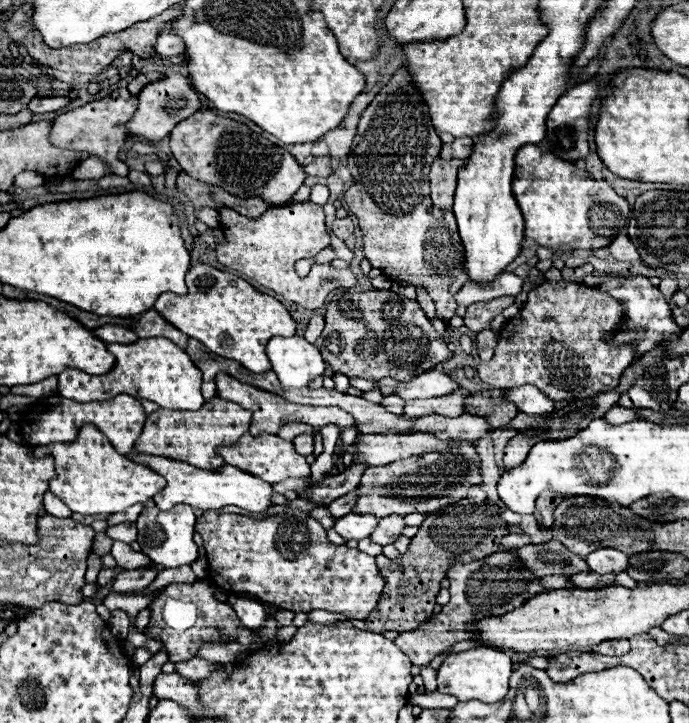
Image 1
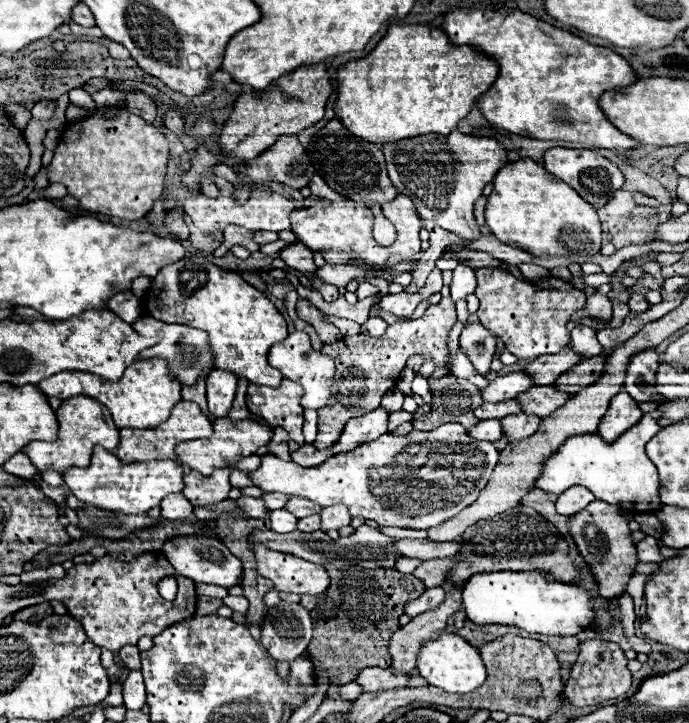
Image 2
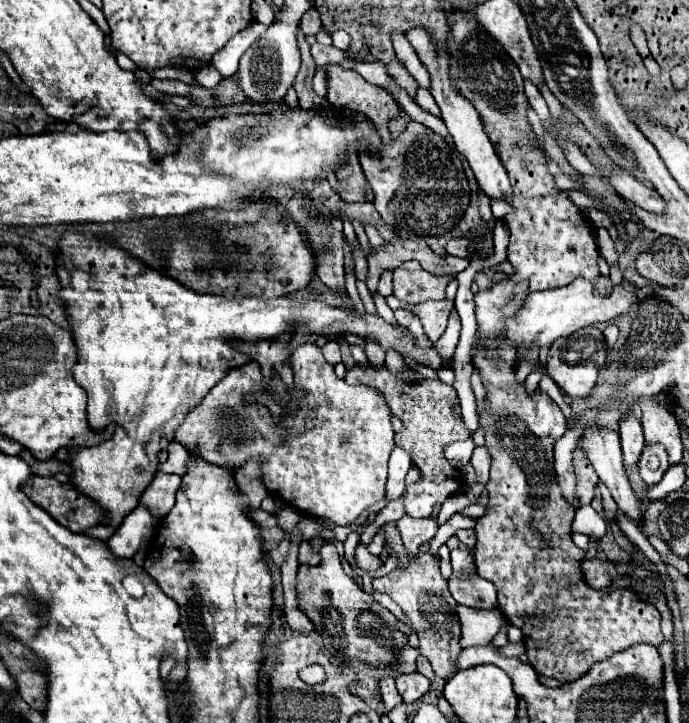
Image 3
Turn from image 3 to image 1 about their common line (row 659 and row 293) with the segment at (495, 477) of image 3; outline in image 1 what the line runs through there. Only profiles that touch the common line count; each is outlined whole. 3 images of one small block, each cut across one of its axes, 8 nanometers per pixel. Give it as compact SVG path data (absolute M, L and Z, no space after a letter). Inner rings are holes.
M544 282L542 286L530 290L524 308L514 318L506 320L504 328L498 332L494 358L482 362L476 368L478 376L492 388L516 388L524 384L534 384L554 402L568 398L590 398L592 394L614 388L620 380L620 374L630 366L636 356L634 344L610 344L610 340L618 334L622 322L624 306L610 294L604 294L602 290L592 286L584 286L580 282Z

